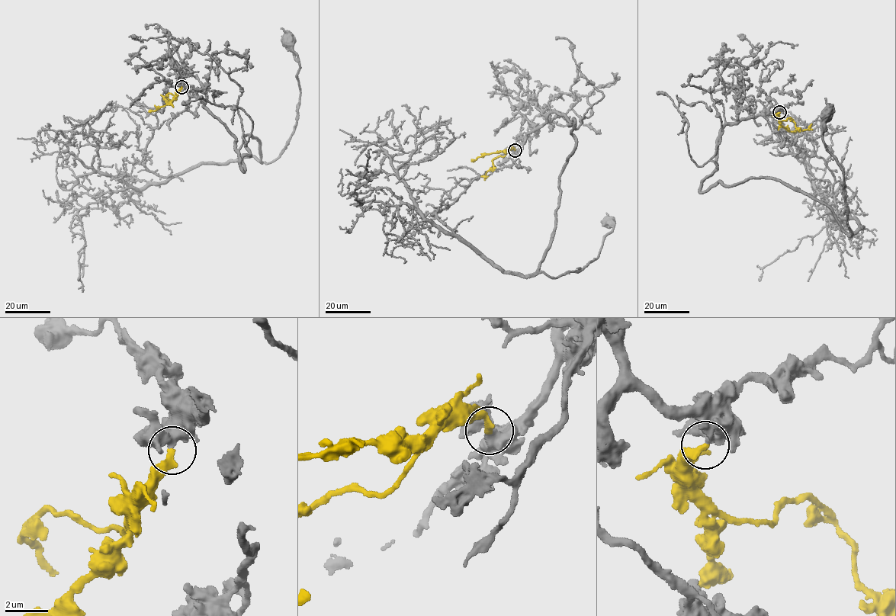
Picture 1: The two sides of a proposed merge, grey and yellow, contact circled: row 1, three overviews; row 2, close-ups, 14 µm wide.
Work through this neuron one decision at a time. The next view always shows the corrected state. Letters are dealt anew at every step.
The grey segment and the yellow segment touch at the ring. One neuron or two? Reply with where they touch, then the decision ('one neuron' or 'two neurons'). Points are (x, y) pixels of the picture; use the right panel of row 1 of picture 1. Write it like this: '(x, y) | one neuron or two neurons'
(779, 112) | one neuron

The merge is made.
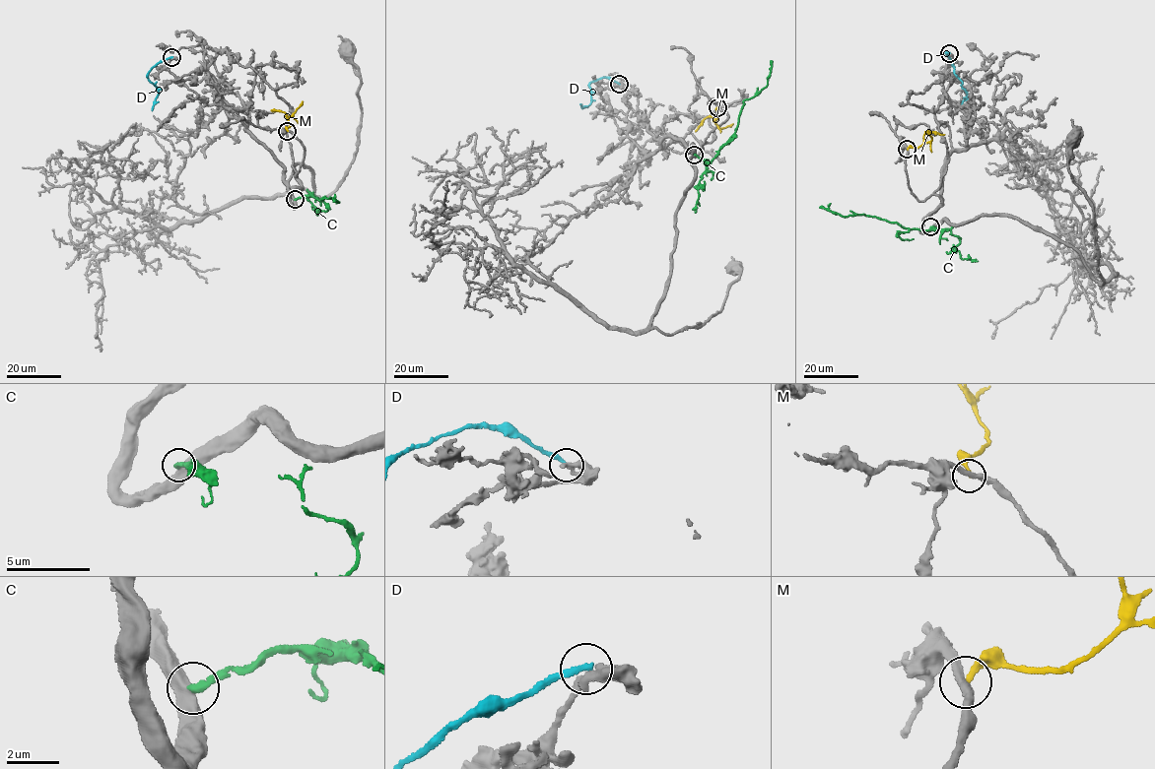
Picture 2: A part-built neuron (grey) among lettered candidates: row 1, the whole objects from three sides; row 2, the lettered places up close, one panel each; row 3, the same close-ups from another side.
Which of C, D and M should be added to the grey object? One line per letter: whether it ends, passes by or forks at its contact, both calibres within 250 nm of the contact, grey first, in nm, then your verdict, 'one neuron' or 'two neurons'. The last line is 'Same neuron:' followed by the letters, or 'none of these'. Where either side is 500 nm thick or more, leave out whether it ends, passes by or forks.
C: it ends | 480/320 nm | two neurons
D: it ends | 400/240 nm | two neurons
M: it ends | 320/240 nm | two neurons
Same neuron: none of these

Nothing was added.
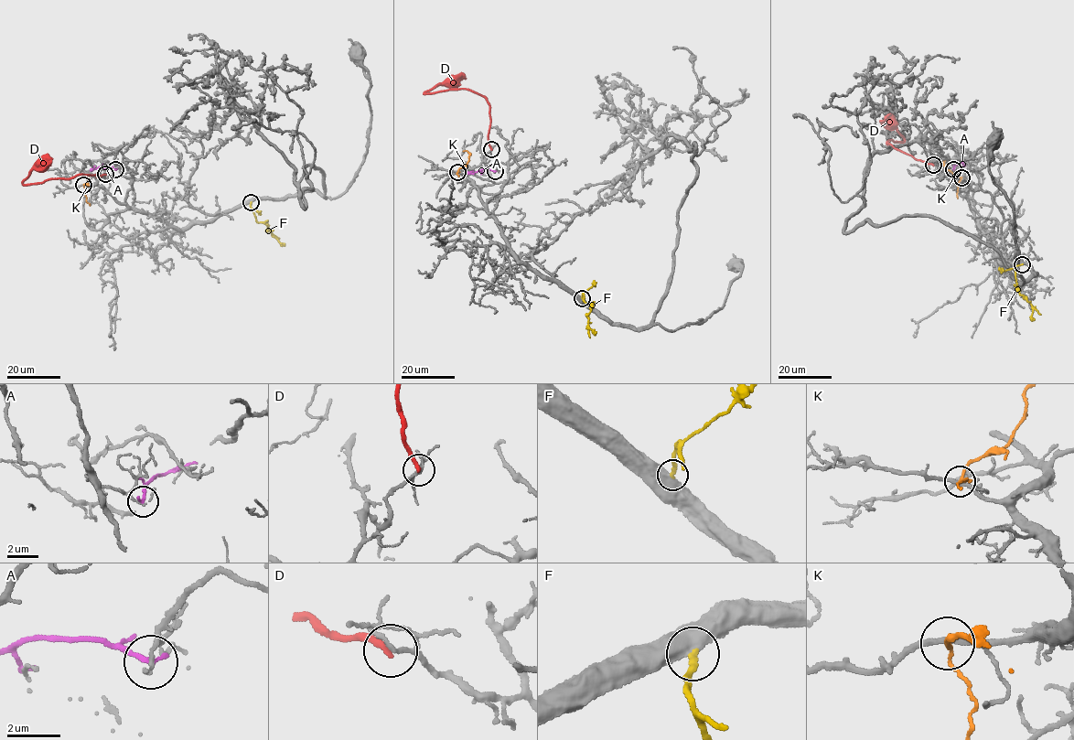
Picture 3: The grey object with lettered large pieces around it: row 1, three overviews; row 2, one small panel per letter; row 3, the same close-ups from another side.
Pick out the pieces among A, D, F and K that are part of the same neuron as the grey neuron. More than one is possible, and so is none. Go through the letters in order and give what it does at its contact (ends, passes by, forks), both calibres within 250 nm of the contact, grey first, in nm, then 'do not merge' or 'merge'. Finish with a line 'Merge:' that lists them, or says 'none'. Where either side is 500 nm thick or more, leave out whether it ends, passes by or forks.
A: it ends; calibres 100 and 190 nm; do not merge
D: it ends; calibres 110 and 280 nm; do not merge
F: calibres 700 and 200 nm; do not merge
K: it passes by; calibres 240 and 130 nm; do not merge
Merge: none

